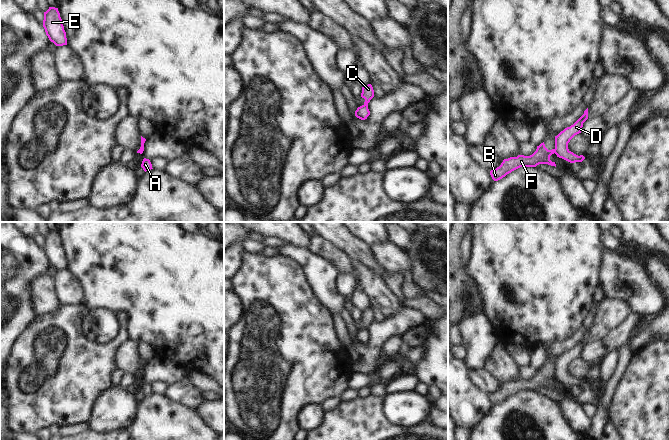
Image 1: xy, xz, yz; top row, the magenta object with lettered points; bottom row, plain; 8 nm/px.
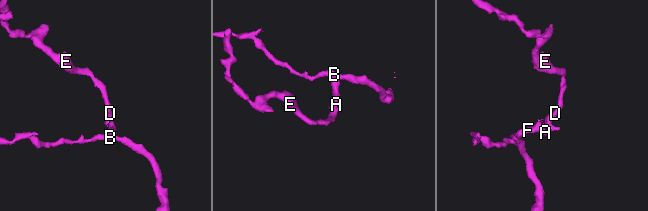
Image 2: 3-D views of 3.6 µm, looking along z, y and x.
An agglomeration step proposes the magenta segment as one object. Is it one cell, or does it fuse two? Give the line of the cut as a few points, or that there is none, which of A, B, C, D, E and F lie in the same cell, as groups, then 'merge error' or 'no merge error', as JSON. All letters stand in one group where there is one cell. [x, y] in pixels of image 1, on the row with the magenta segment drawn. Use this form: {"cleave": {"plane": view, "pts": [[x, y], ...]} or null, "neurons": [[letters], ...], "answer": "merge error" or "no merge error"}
{"cleave": {"plane": "xz", "pts": [[364, 104], [367, 105]]}, "neurons": [["A", "B", "C", "F"], ["D", "E"]], "answer": "merge error"}

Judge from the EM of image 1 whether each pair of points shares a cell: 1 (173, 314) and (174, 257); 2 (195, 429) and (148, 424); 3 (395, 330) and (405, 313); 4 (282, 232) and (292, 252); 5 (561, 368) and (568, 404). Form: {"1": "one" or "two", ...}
{"1": "one", "2": "one", "3": "one", "4": "two", "5": "two"}

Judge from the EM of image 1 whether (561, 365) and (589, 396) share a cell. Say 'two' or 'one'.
one

